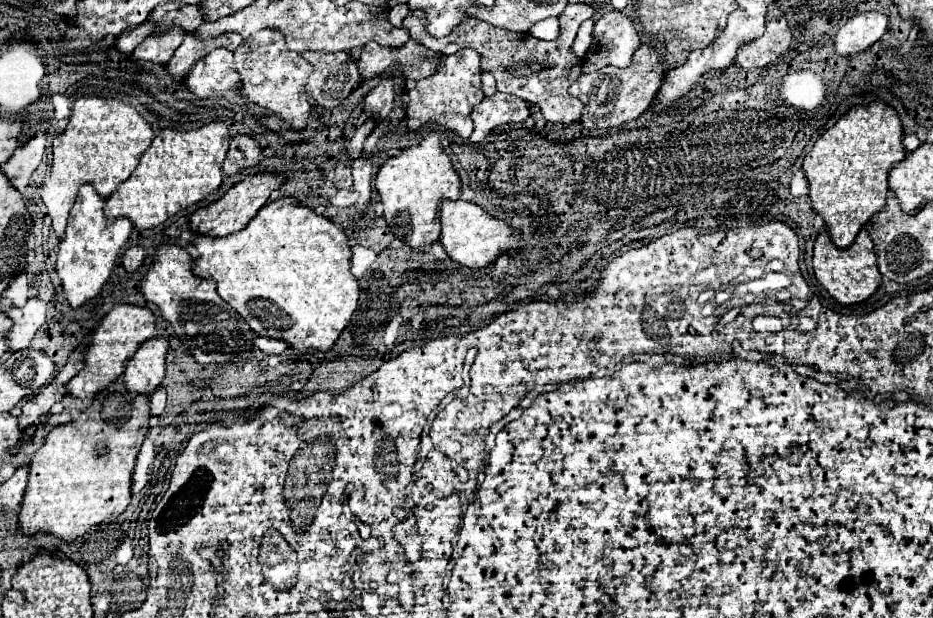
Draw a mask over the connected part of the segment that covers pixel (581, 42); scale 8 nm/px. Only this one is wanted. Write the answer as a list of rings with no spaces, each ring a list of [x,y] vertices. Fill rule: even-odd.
[[[588,20],[588,22],[582,22],[578,34],[576,34],[576,40],[572,44],[572,50],[576,54],[578,60],[582,60],[582,56],[586,54],[588,46],[590,46],[590,40],[592,40],[592,28],[594,28],[594,22]]]

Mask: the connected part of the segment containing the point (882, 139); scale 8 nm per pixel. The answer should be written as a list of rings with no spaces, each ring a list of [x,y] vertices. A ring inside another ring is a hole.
[[[872,102],[868,106],[856,106],[848,114],[844,114],[834,128],[830,128],[824,136],[820,136],[812,148],[810,154],[806,154],[802,162],[804,176],[808,180],[810,188],[810,200],[812,208],[822,216],[828,236],[838,248],[848,248],[860,228],[884,208],[886,196],[888,196],[888,172],[894,164],[902,162],[906,156],[906,150],[902,146],[902,124],[894,108],[886,106],[884,102]]]

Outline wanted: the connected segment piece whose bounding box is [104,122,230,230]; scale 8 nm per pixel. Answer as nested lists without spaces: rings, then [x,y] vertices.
[[[210,122],[196,130],[160,130],[126,184],[120,184],[118,192],[106,200],[104,216],[108,220],[128,218],[136,228],[148,230],[198,202],[208,202],[222,186],[222,162],[228,144],[228,126],[222,122]]]

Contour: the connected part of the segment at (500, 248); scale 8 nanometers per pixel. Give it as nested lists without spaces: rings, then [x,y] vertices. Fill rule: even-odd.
[[[446,200],[440,210],[440,220],[442,220],[440,244],[450,254],[452,260],[456,260],[466,268],[486,268],[500,254],[518,252],[522,248],[520,232],[510,224],[486,214],[486,210],[482,210],[478,204],[472,204],[466,200],[456,200],[456,202]],[[490,218],[492,218],[492,224],[490,224]]]

